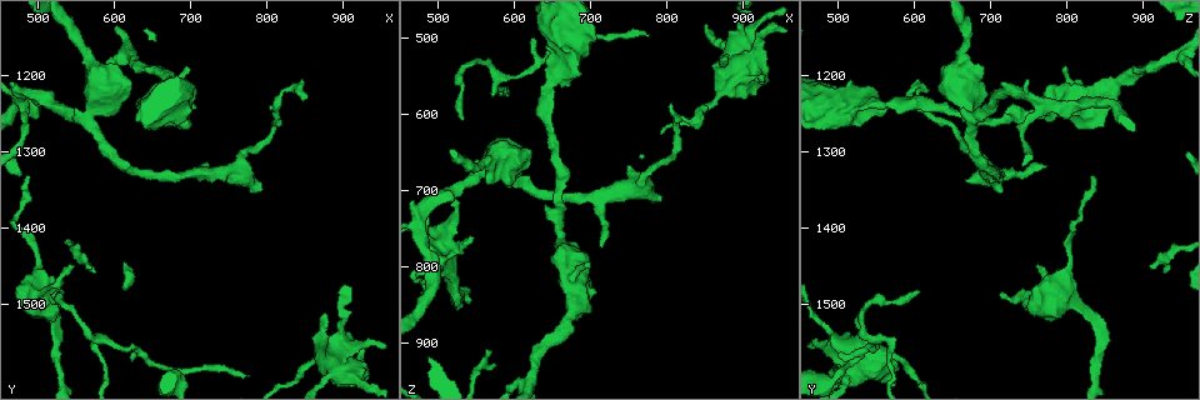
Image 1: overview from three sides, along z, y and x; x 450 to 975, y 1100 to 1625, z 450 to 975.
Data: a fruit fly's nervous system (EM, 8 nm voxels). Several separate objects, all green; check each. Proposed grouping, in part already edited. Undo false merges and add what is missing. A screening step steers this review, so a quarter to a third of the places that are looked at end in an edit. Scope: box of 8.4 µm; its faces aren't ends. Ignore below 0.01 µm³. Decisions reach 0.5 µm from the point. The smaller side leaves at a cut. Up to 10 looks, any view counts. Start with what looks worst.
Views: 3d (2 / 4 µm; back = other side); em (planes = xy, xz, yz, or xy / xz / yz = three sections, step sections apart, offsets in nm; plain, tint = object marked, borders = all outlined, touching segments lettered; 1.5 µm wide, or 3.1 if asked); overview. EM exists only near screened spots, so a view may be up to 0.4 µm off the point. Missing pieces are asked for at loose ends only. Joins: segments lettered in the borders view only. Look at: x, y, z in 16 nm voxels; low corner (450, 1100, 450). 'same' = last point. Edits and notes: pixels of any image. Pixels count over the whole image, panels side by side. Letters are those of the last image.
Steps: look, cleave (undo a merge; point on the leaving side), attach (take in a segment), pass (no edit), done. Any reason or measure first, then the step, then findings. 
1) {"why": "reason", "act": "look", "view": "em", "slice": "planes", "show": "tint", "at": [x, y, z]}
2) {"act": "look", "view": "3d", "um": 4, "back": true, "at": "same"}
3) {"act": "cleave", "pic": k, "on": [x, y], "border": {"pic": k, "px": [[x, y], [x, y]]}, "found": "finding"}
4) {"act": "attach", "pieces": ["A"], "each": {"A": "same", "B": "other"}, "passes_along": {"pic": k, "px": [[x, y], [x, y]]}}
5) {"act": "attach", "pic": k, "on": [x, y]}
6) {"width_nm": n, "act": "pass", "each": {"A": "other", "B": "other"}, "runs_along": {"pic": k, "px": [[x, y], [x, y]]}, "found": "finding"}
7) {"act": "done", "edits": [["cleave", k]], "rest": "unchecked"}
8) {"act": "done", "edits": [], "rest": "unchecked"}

{"why": "thin arm on a thick one", "act": "look", "view": "3d", "um": 4, "at": [565, 1250, 670]}

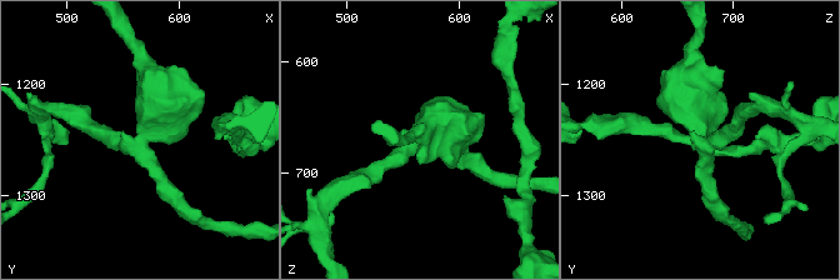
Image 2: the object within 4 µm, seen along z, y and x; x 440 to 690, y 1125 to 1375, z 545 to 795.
{"arms": 3, "arm_widths_nm": [220, 220, 650], "why": "need the tissue", "act": "look", "view": "em", "um": 3.1, "slice": "planes", "show": "plain", "at": [568, 1250, 670]}

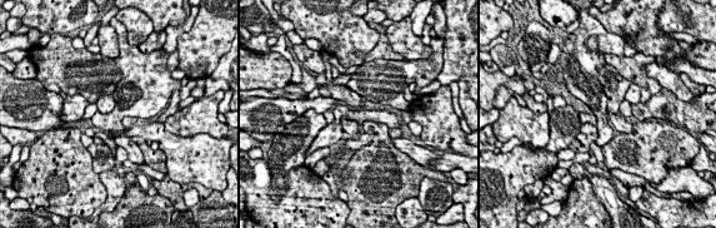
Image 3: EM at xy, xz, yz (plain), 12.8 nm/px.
{"act": "look", "view": "em", "um": 3.1, "slice": "planes", "show": "borders", "at": "same"}

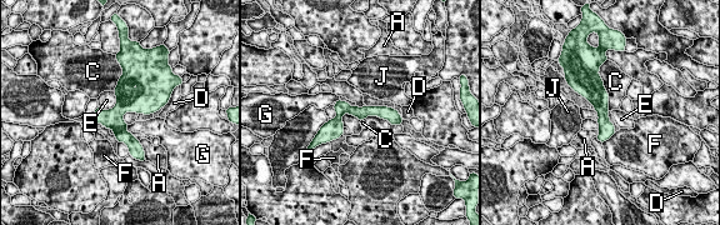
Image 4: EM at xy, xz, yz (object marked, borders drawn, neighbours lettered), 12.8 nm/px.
{"act": "pass", "each": {"A": "other", "C": "other", "D": "other", "E": "other", "F": "other", "G": "other", "J": "other"}, "border": {"pic": 4, "px": [[114, 91], [115, 104], [101, 109]]}, "found": "one neuron here"}

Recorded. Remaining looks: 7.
{"why": "free end", "act": "look", "view": "3d", "um": 4, "back": true, "at": [530, 1485, 605]}

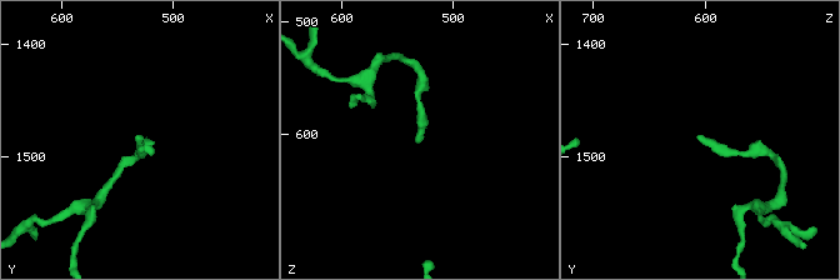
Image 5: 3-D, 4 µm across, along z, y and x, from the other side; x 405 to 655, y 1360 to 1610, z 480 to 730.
{"why": "now the EM", "act": "look", "view": "em", "slice": "xz", "step": 4, "show": "borders", "at": [532, 1480, 606]}

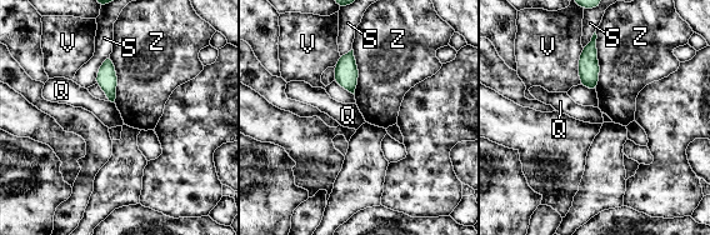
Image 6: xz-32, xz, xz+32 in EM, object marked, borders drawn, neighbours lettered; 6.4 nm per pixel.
{"longest_contact_nm": ["Z", 340], "act": "pass", "each": {"Q": "other", "S": "other", "V": "other", "Z": "other"}, "border": {"pic": 6, "px": [[598, 38], [599, 81], [595, 89]]}, "found": "no lettered segment goes on from it"}

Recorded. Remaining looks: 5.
{"why": "stops while still wide", "act": "look", "view": "3d", "um": 2, "at": [700, 1190, 795]}

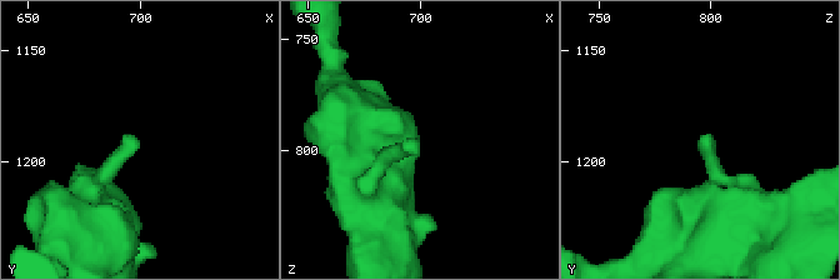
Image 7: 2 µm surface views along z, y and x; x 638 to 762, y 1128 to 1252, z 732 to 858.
{"act": "look", "view": "em", "slice": "planes", "show": "borders", "at": [699, 1192, 796]}

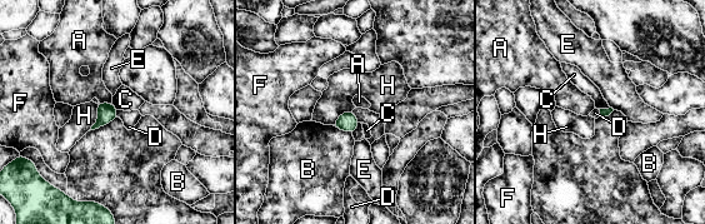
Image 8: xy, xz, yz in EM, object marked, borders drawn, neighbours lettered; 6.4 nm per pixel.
{"longest_contact_nm": ["H", 190], "act": "pass", "each": {"A": "other", "B": "other", "C": "other", "D": "other", "E": "other", "F": "other", "H": "other"}, "border": {"pic": 8, "px": [[351, 112], [359, 122]]}, "found": "none of them fits"}

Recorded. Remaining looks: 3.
{"why": "tapers out", "act": "look", "view": "em", "slice": "planes", "show": "borders", "at": [770, 1595, 495]}

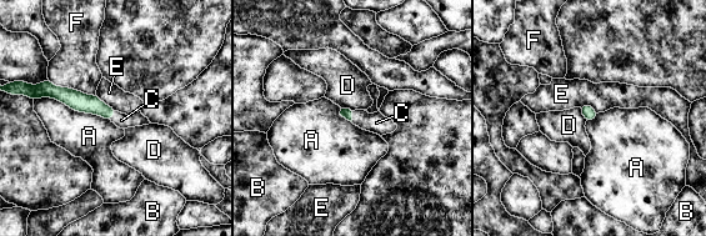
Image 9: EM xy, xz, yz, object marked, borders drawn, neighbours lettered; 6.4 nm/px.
{"longest_contact_nm": ["A", 500], "act": "attach", "pieces": ["C"], "each": {"A": "other", "B": "other", "C": "same", "D": "other", "E": "other", "F": "other"}, "found": "it goes on there"}

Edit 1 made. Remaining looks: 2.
{"act": "done", "edits": [["attach", 9]], "rest": "unchecked"}

